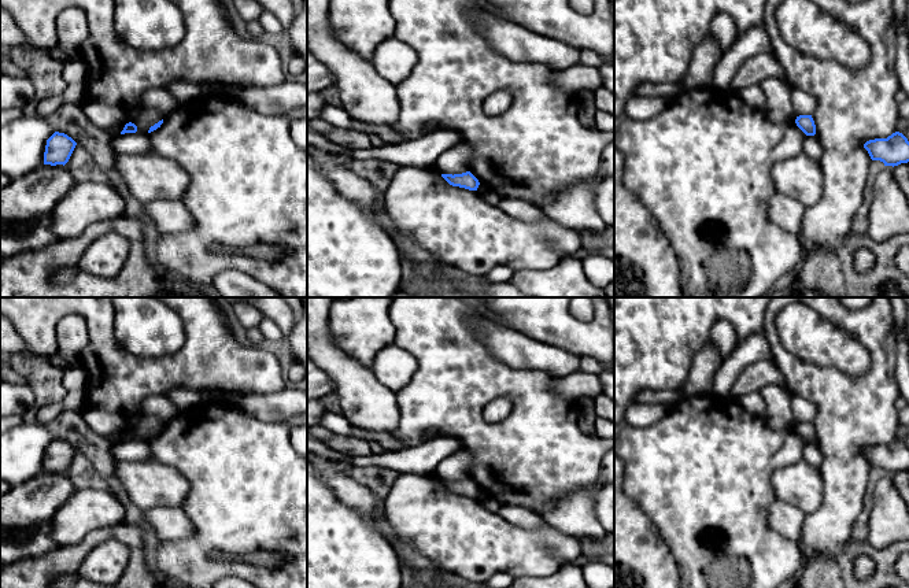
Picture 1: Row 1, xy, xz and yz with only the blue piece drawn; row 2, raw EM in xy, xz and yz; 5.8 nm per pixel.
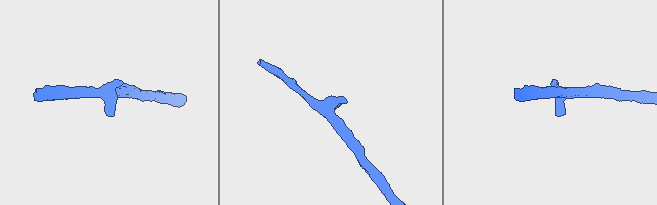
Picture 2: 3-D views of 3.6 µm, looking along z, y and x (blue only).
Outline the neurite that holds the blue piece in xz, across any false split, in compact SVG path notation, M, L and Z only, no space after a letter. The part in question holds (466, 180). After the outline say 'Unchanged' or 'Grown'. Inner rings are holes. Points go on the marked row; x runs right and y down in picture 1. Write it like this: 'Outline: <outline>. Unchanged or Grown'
Outline: M462 173L462 174L441 174L441 177L452 186L465 188L469 191L477 191L480 182L478 180L470 173Z. Unchanged

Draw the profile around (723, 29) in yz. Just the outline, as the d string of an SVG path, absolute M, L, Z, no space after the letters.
M727 12L717 14L710 22L710 34L724 53L734 44L738 36L732 16Z

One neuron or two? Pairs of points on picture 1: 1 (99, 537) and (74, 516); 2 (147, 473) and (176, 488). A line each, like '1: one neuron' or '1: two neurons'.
1: two neurons
2: one neuron

